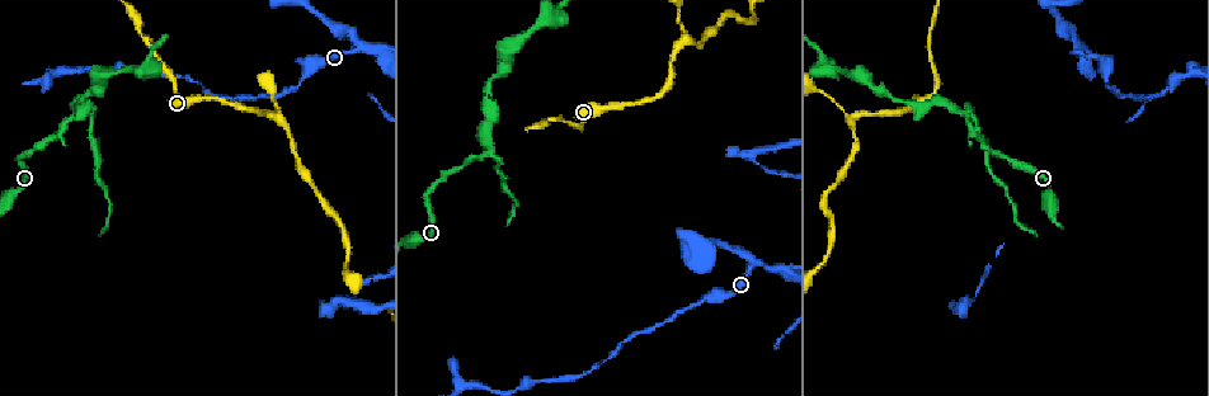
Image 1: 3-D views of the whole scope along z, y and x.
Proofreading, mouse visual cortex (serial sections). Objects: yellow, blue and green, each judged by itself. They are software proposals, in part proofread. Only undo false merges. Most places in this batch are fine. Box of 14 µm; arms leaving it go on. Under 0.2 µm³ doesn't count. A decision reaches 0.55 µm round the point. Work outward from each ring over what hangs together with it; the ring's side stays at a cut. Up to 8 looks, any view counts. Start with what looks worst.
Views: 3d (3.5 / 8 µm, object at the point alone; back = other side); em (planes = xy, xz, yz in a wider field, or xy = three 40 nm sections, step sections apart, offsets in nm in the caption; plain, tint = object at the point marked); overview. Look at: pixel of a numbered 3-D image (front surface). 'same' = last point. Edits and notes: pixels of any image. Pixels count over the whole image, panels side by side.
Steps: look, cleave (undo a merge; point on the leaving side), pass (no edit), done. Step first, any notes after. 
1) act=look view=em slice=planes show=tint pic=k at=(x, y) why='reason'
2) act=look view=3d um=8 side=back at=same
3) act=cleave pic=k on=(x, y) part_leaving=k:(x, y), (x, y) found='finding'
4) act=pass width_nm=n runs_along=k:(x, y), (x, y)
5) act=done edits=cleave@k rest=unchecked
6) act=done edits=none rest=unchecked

act=look view=3d um=3.5 pic=1 at=(763, 268) why='abrupt turn'

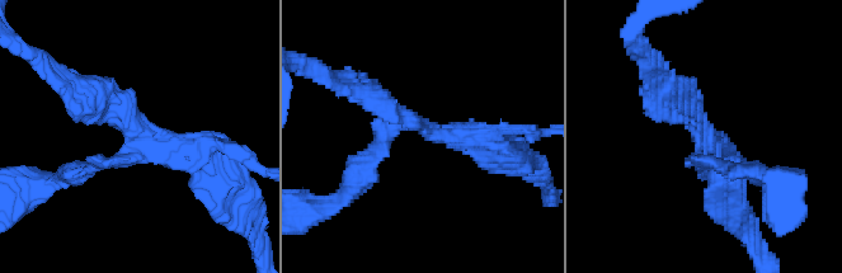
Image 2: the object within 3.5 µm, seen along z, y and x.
act=look view=em slice=xy step=3 show=tint pic=2 at=(424, 130)

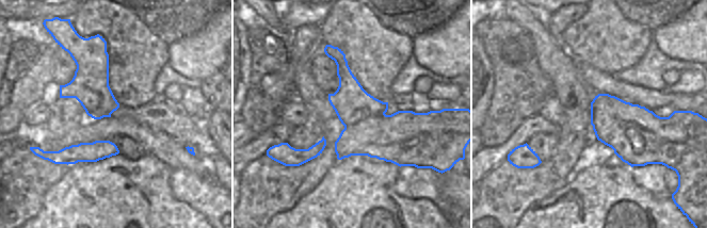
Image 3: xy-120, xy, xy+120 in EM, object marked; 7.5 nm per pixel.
act=cleave pic=2 on=(125, 99) arm_widths_nm=150,200,350 part_leaving=2:(140, 146), (113, 95), (59, 71) found='two cells meet here'

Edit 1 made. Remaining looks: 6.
act=look view=overview

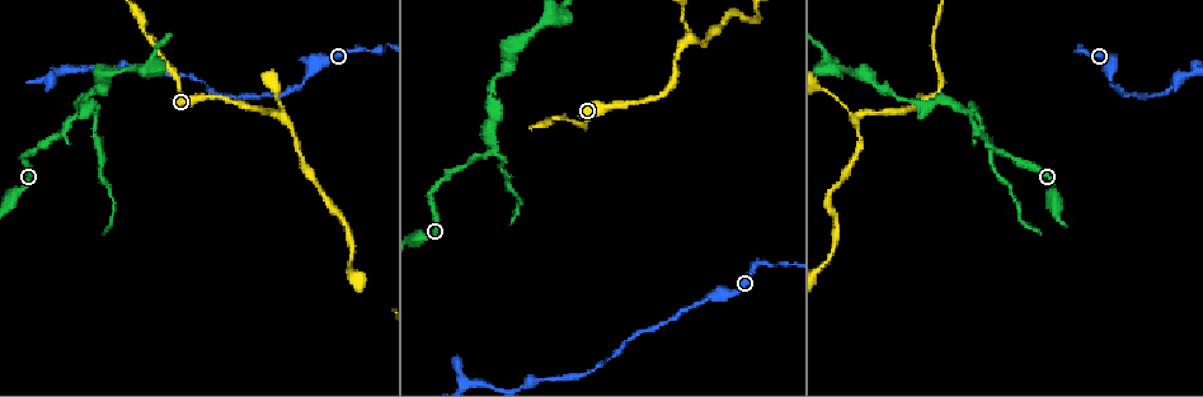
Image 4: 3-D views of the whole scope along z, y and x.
act=look view=3d um=3.5 side=back pic=4 at=(968, 111) why='sharp bend'

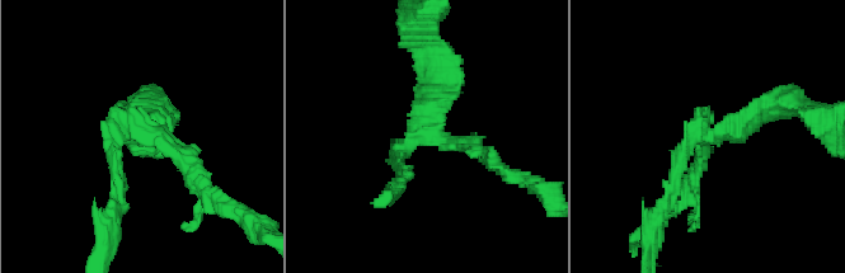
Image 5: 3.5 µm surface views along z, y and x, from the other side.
act=look view=em slice=xy step=5 show=tint pic=5 at=(714, 135) why='need the tissue'

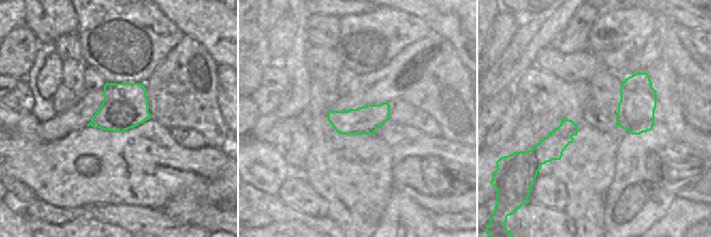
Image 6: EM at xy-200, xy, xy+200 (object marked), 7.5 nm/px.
act=pass found='continuous, no second cell'

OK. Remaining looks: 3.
act=look view=em slice=xy step=5 show=tint pic=4 at=(831, 66) why='abrupt turn'

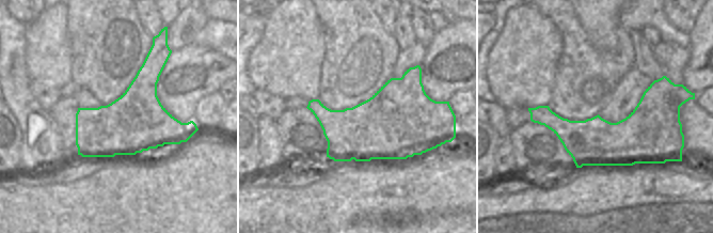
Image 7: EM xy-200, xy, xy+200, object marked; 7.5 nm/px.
act=look view=3d um=3.5 at=same

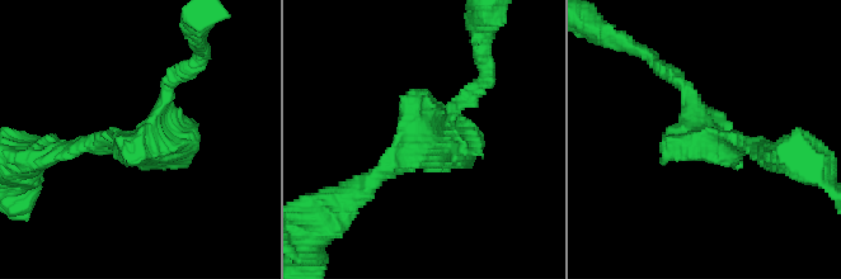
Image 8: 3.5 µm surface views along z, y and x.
act=pass runs_along=7:(532, 110), (569, 133), (663, 118) found='all the same cell'

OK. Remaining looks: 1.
act=done edits=cleave@2 rest=unchecked

